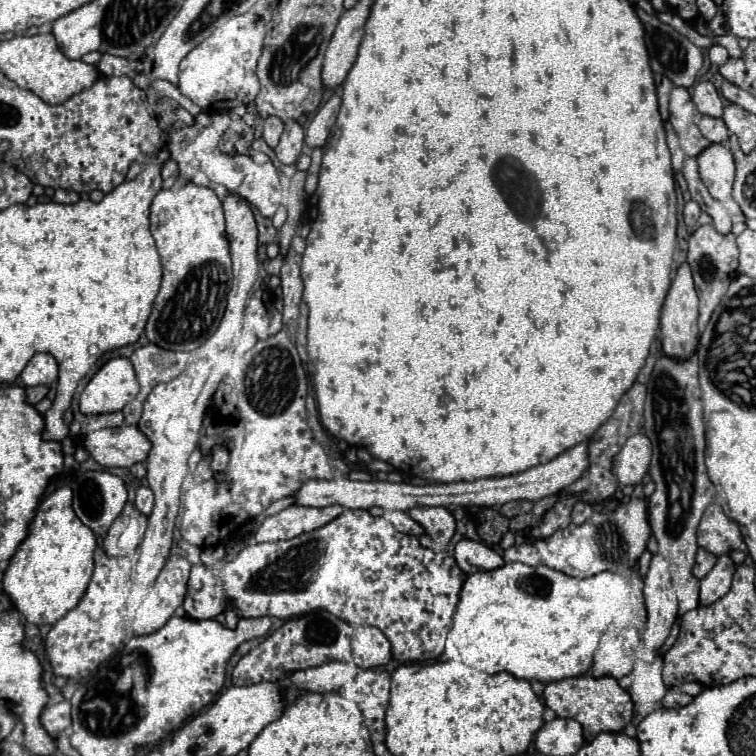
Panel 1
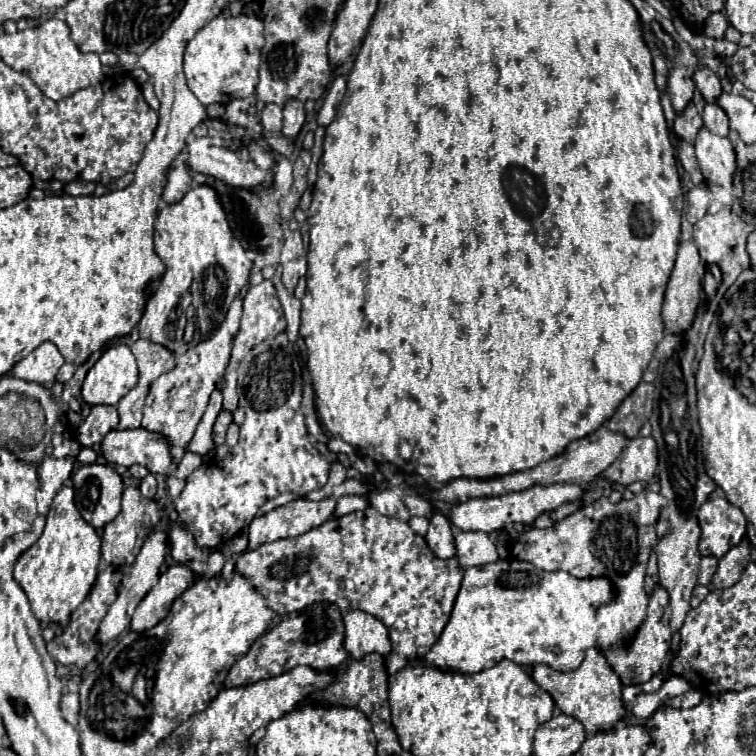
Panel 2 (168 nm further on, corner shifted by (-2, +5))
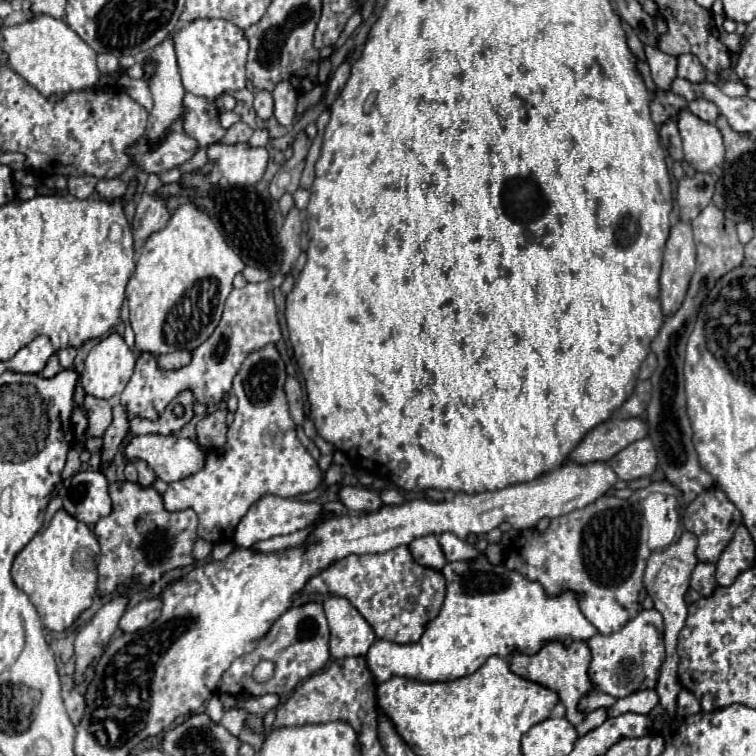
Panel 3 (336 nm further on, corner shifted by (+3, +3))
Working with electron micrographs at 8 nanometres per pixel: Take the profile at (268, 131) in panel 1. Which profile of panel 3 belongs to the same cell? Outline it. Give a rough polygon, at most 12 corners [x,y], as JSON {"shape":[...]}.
{"shape":[[255,91],[257,115],[265,121],[273,115],[269,91]]}

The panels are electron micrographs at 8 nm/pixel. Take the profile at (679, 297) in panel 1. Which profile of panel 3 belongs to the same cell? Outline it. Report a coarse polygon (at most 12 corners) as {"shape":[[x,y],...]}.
{"shape":[[689,223],[671,227],[661,271],[661,307],[673,315],[695,273]]}

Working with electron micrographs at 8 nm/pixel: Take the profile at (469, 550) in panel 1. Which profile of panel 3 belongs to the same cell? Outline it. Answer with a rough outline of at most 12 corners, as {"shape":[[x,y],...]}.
{"shape":[[453,533],[437,537],[447,561],[467,561],[479,555],[473,545]]}

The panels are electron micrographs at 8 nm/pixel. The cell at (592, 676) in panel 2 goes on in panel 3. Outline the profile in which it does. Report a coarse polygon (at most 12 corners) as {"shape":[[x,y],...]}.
{"shape":[[585,641],[515,651],[511,671],[557,691],[577,735],[599,727],[607,709],[579,713],[593,689]]}

